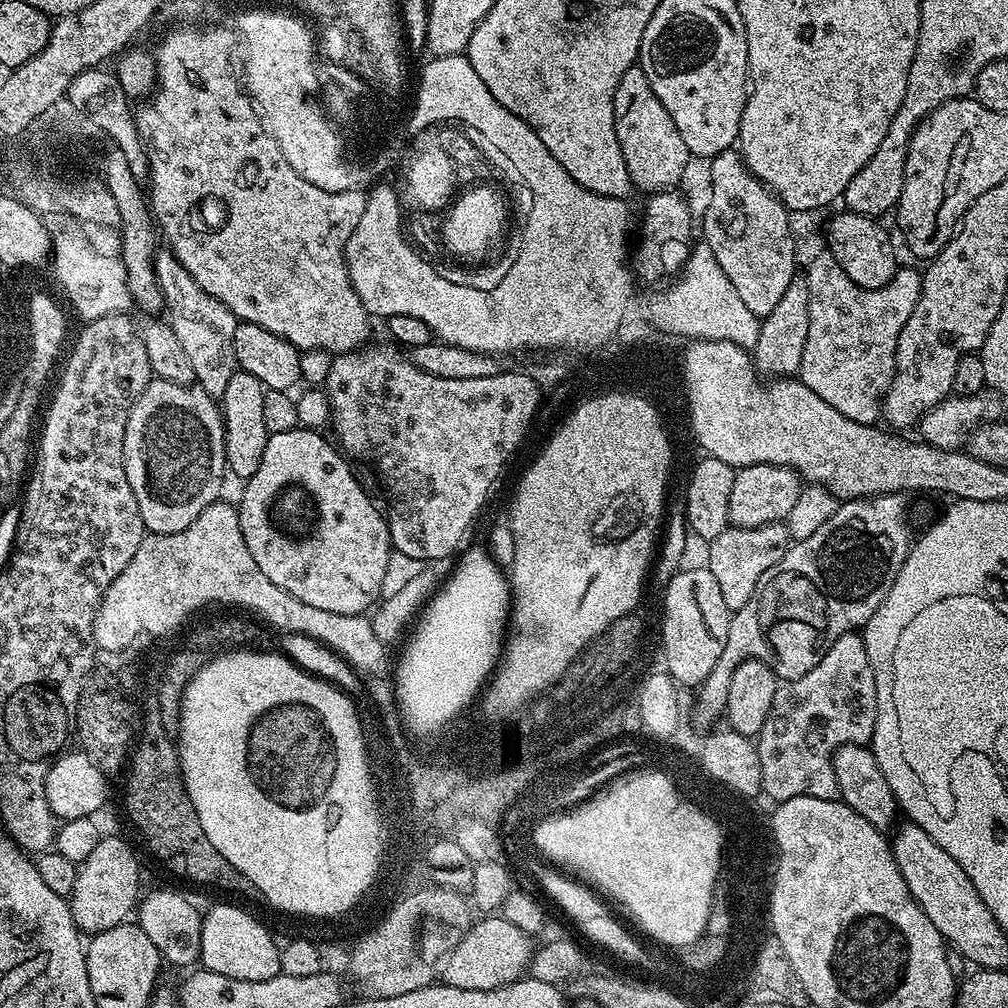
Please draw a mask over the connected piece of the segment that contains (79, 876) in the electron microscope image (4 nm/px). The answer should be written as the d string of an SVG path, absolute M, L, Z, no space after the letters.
M101 835L90 858L83 860L76 870L70 907L77 928L81 933L95 934L125 923L131 917L128 915L137 911L141 896L140 860L135 850L120 836Z

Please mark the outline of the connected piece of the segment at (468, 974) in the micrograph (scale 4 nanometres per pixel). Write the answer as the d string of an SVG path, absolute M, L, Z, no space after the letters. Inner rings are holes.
M488 914L477 919L469 928L468 933L458 942L458 946L452 951L442 965L443 983L458 990L494 990L521 979L527 973L528 963L532 960L534 951L533 937L528 936L518 926L506 922L499 914Z

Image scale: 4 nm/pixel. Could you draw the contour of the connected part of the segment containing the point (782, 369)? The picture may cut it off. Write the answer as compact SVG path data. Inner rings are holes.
M798 274L790 282L790 286L786 286L786 294L782 294L778 306L774 306L771 314L760 320L756 345L750 349L757 372L768 378L788 378L799 373L808 331L810 331L810 286L807 275Z

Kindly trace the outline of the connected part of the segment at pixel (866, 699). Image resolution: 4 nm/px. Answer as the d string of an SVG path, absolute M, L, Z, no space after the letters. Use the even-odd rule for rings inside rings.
M853 630L842 634L842 638L838 638L830 650L826 650L814 670L806 670L802 678L785 680L777 687L774 702L770 702L770 714L766 714L766 722L762 722L760 735L754 740L762 766L760 787L763 795L768 795L772 802L799 796L837 799L840 791L838 778L834 778L833 754L847 744L867 745L875 729L876 679L866 654L864 637L859 631Z

